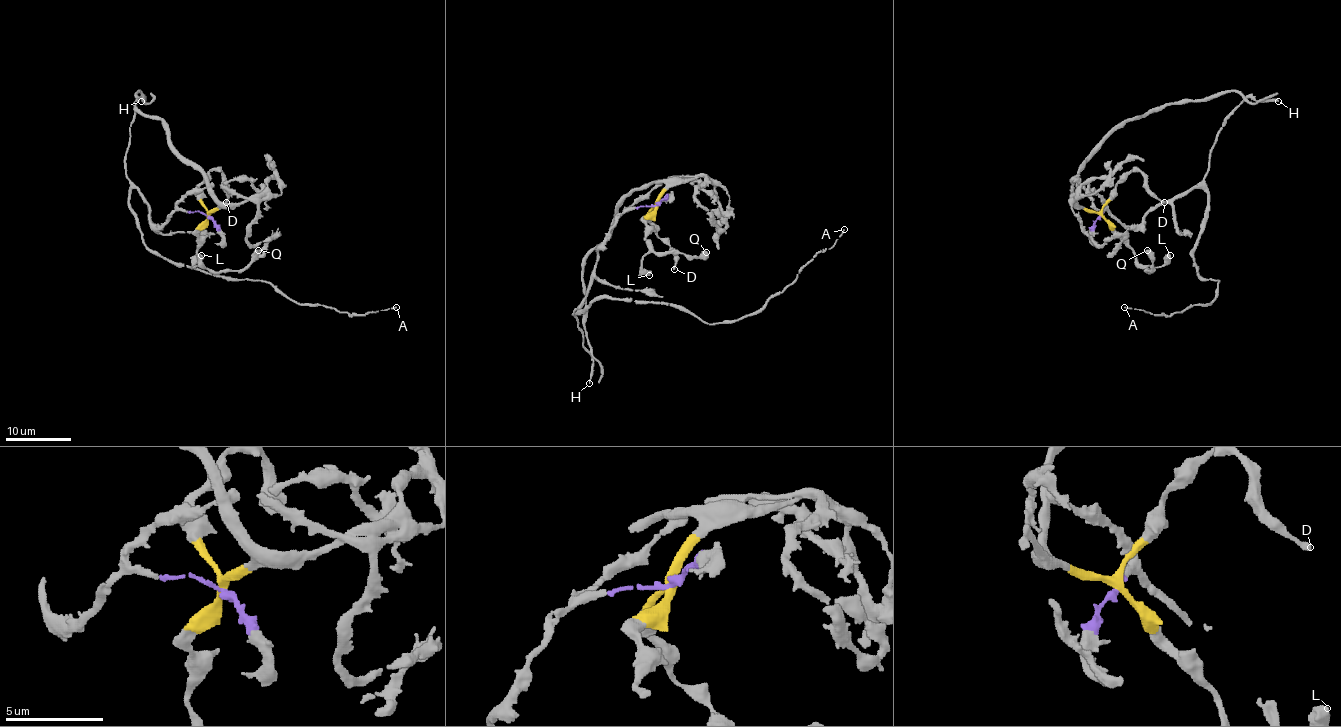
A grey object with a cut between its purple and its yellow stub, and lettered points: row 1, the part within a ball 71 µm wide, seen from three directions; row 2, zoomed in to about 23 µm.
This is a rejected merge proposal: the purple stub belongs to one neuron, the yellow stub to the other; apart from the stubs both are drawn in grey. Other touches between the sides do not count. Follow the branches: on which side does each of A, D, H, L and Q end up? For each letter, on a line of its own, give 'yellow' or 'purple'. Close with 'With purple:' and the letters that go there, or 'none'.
A: purple
D: yellow
H: purple
L: yellow
Q: yellow
With purple: A, H

